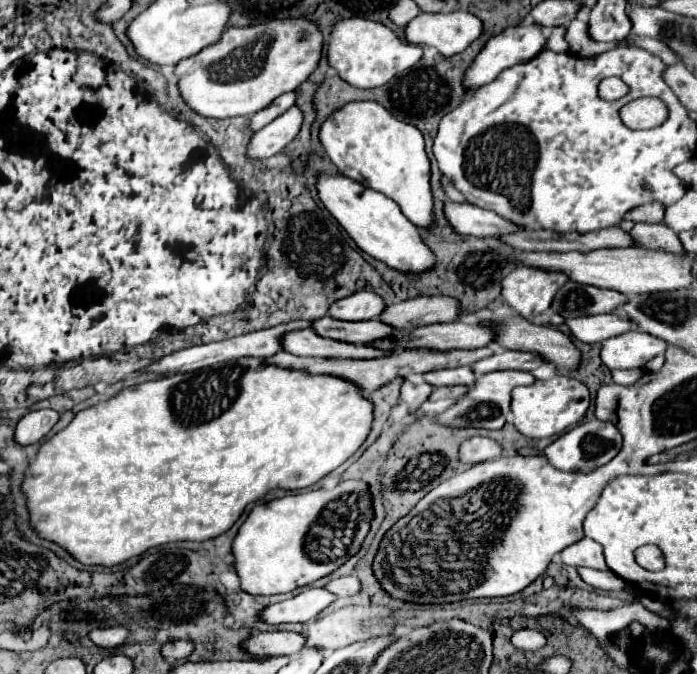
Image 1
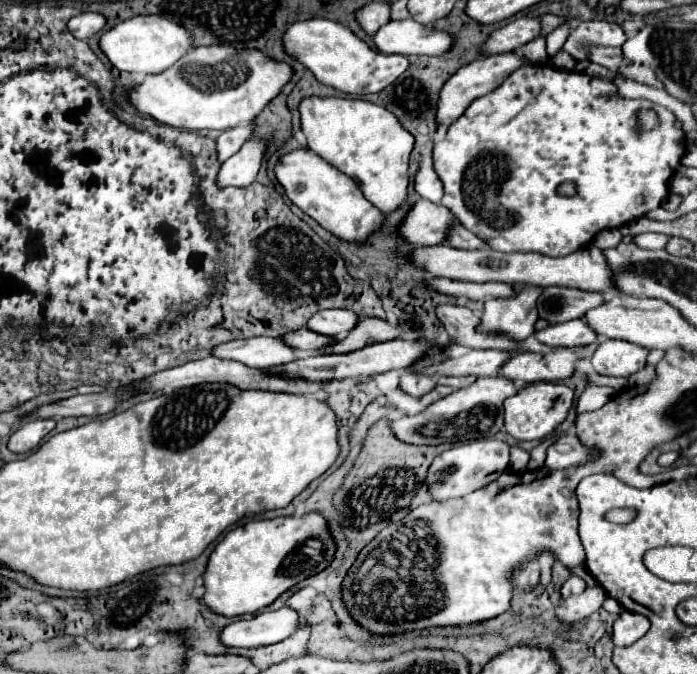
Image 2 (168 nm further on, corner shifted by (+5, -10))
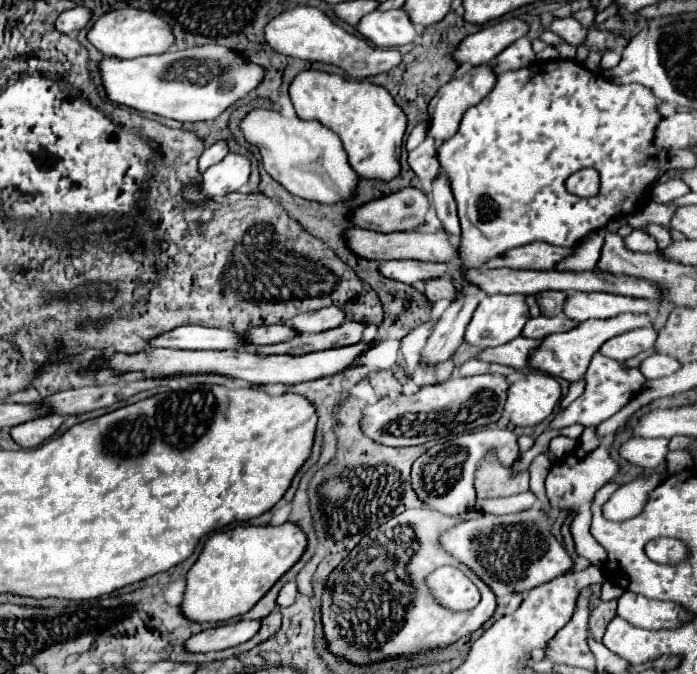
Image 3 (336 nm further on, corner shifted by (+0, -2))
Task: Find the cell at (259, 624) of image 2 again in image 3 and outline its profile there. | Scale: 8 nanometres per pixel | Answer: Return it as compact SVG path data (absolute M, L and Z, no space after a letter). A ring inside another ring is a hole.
M241 619L235 623L227 623L227 625L217 625L211 629L205 629L197 635L193 635L185 647L189 651L221 651L227 647L235 647L239 643L249 641L253 635L257 635L257 631L261 629L261 621L251 621L251 619Z

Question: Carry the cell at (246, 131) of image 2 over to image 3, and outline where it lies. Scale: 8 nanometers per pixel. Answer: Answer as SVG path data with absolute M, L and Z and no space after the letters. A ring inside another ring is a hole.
M217 141L215 145L207 147L207 149L203 151L203 155L199 157L199 171L203 173L207 167L219 163L227 153L229 153L229 145L227 145L227 141Z

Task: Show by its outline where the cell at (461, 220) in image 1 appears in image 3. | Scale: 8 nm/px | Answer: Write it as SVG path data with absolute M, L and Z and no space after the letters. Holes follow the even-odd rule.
M407 187L359 207L351 221L361 229L371 229L377 233L415 231L425 225L429 207L431 201L423 191Z

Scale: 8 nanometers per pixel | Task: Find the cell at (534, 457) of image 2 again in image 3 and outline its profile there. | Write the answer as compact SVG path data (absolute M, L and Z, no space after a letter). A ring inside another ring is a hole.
M599 353L593 355L593 361L585 373L585 381L585 393L579 399L575 399L569 407L559 411L559 415L551 421L551 429L563 429L573 423L581 423L583 427L599 425L601 421L615 415L619 409L623 409L645 385L645 377L639 373L639 369L625 369L619 361L607 359Z

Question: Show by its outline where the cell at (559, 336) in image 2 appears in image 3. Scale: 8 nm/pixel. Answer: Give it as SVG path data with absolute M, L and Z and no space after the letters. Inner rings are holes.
M537 317L537 319L529 319L525 329L523 329L523 335L529 337L529 339L543 339L551 333L559 333L559 331L569 331L573 327L577 327L579 323L577 321L571 321L567 317Z

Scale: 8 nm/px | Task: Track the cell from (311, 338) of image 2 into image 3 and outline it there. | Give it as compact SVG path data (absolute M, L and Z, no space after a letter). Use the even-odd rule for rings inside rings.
M271 325L271 327L253 327L245 333L245 339L251 345L275 345L281 341L287 341L291 337L299 335L297 331L293 331L293 327L289 325Z

